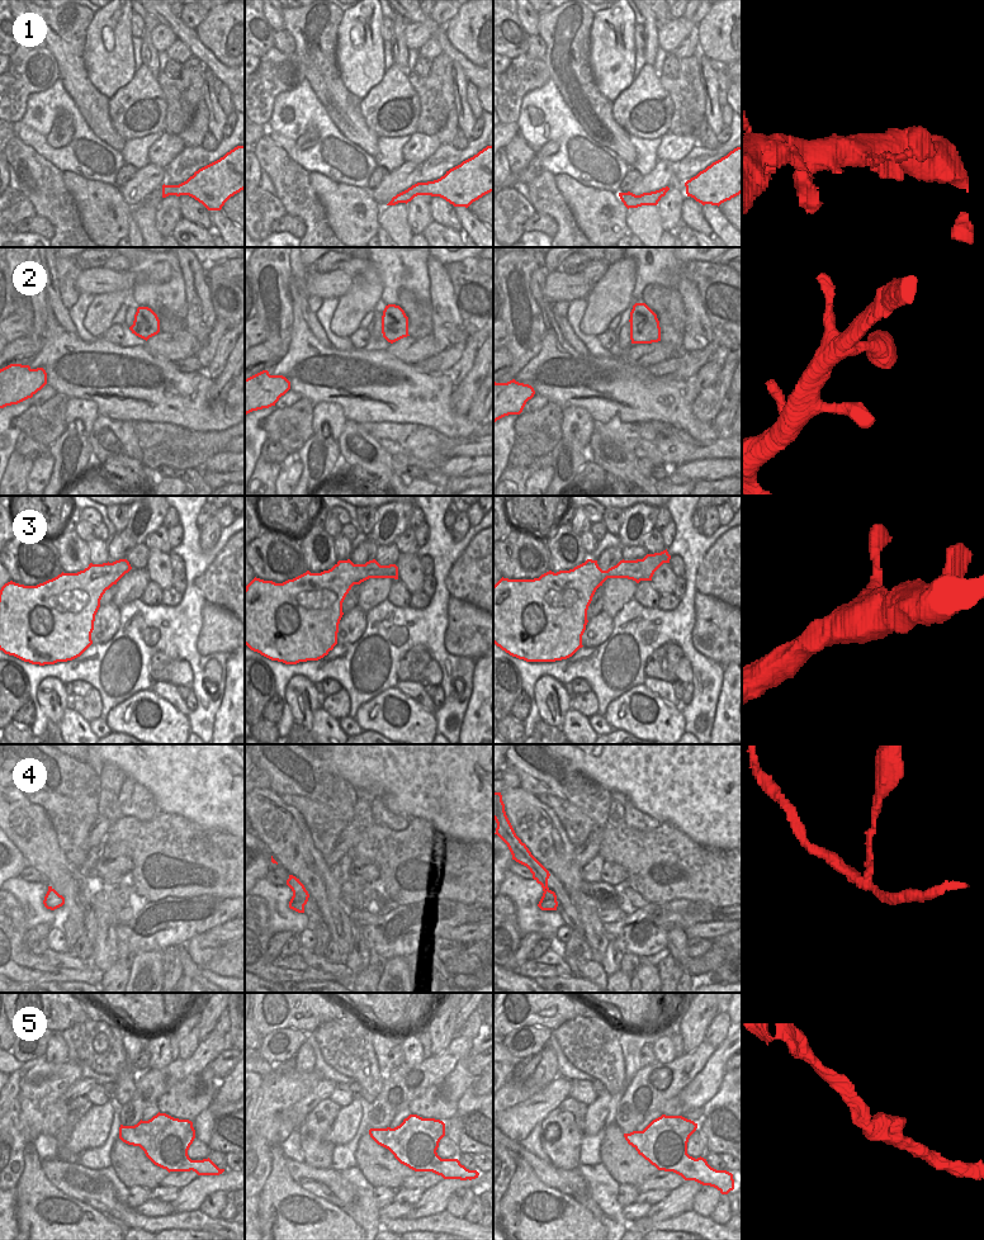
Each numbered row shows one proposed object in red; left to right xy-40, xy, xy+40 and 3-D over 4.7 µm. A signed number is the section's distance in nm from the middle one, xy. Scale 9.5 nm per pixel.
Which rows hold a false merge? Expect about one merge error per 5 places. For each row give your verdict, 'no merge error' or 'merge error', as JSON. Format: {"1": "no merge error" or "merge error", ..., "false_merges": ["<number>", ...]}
{"1": "no merge error", "2": "no merge error", "3": "no merge error", "4": "merge error", "5": "no merge error", "false_merges": ["4"]}

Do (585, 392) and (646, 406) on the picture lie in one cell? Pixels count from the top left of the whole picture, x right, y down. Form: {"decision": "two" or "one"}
{"decision": "one"}

